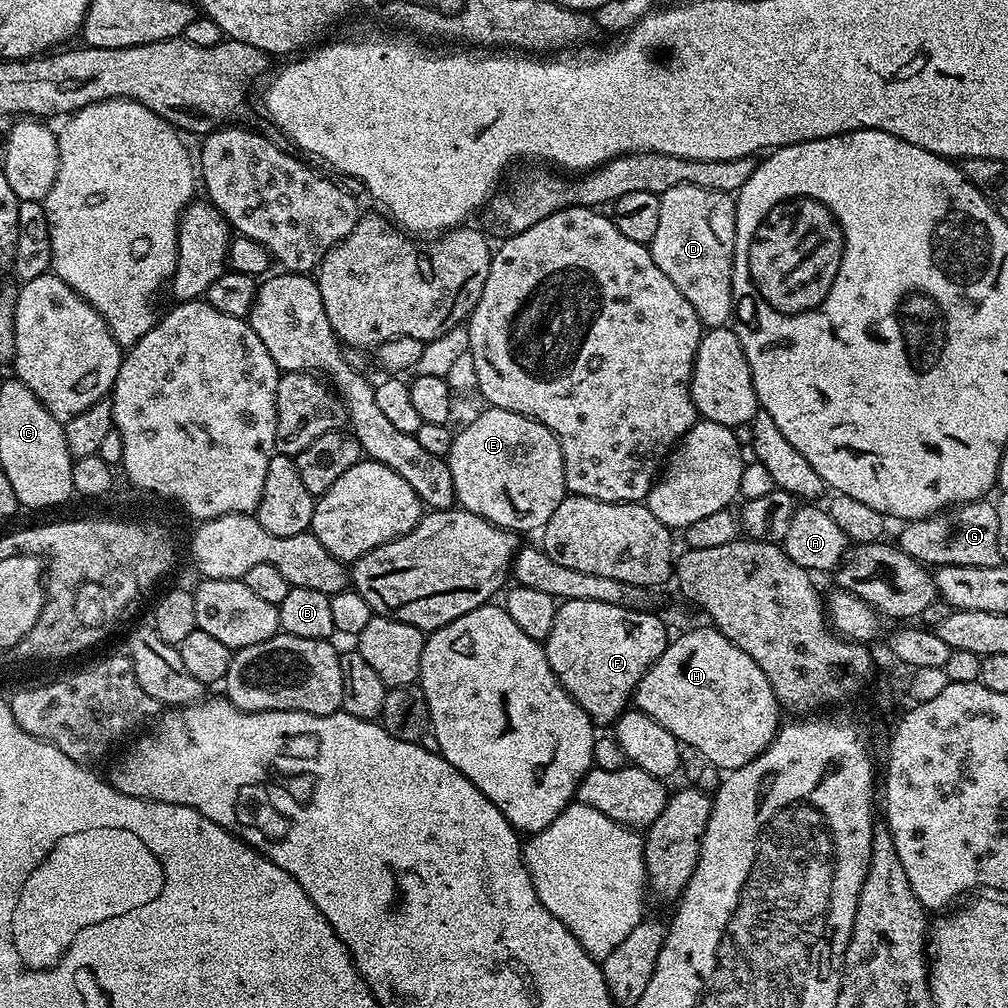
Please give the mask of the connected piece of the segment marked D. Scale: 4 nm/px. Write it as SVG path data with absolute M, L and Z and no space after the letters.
M679 184L659 193L658 230L650 251L658 270L694 306L705 329L723 328L733 319L732 259L736 241L736 201L729 193Z

